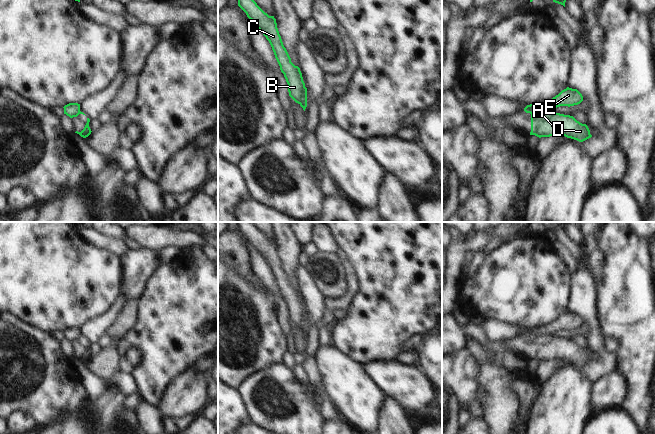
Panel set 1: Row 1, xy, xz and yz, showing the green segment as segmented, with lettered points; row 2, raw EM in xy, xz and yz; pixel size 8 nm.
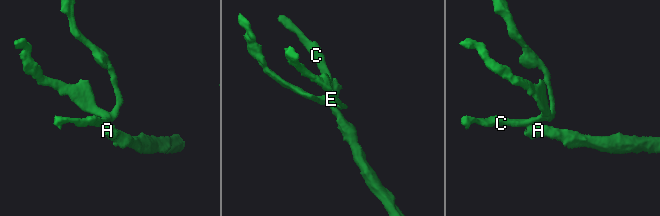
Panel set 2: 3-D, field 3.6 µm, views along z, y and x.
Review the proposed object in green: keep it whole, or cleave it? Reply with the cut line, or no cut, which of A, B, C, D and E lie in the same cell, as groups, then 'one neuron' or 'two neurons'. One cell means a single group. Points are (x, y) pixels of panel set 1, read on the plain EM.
cut yz (552, 334), (525, 335); groups A D / B C E; two neurons

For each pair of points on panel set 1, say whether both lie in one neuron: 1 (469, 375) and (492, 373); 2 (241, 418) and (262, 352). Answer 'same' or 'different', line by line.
1: different
2: different

